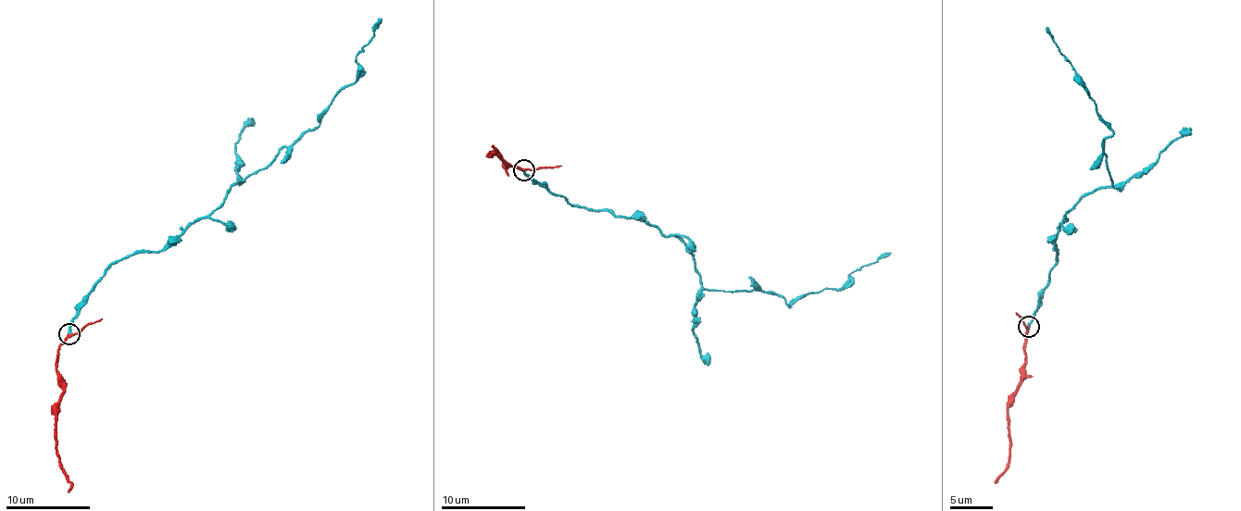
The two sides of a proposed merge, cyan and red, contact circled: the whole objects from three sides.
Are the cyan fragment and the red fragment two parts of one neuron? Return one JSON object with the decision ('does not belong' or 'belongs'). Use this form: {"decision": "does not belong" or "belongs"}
{"decision": "belongs"}

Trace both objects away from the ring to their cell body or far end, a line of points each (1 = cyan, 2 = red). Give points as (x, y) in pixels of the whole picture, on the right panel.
1: (1029, 327), (1058, 259), (1052, 237), (1073, 205), (1111, 183), (1101, 144), (1114, 132), (1045, 28)
2: (1029, 327), (1022, 381), (1009, 409), (1009, 467), (997, 475), (995, 483)

